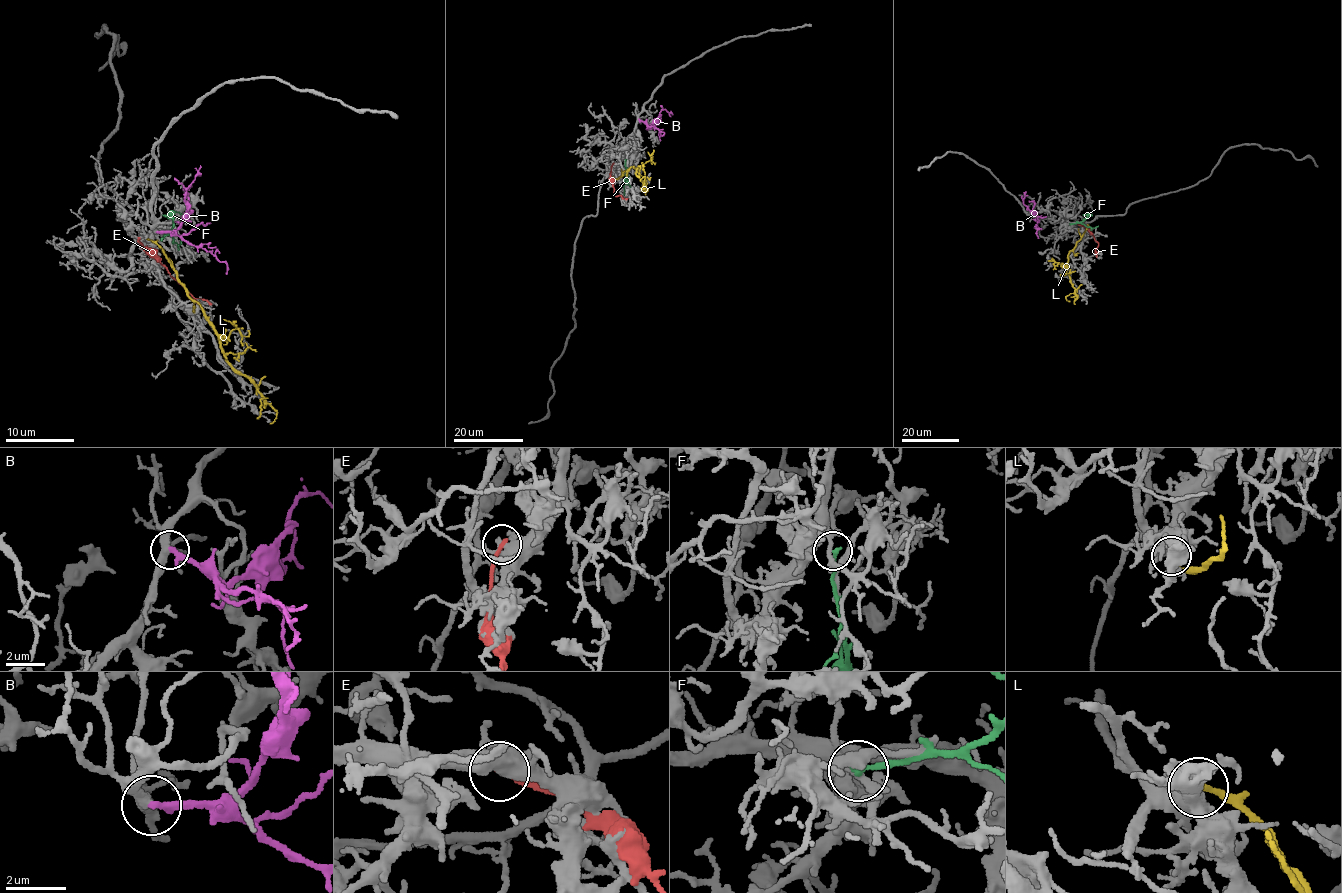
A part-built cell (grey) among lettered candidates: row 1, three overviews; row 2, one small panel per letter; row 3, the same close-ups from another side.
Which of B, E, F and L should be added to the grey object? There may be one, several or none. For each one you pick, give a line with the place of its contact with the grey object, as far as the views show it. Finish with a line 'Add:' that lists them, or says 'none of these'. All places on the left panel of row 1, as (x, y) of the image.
B: Touches grey at (157, 232)
L: Touches grey at (146, 239)
Add: B, L

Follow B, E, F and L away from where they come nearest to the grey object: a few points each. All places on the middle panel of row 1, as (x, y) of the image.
B: (639, 119), (650, 125), (664, 109), (673, 114)
E: (613, 163), (609, 179), (614, 192), (616, 196), (628, 198)
F: (625, 159), (625, 195)
L: (612, 176), (619, 178), (632, 167), (637, 169), (636, 174), (645, 185), (644, 176), (639, 181)

